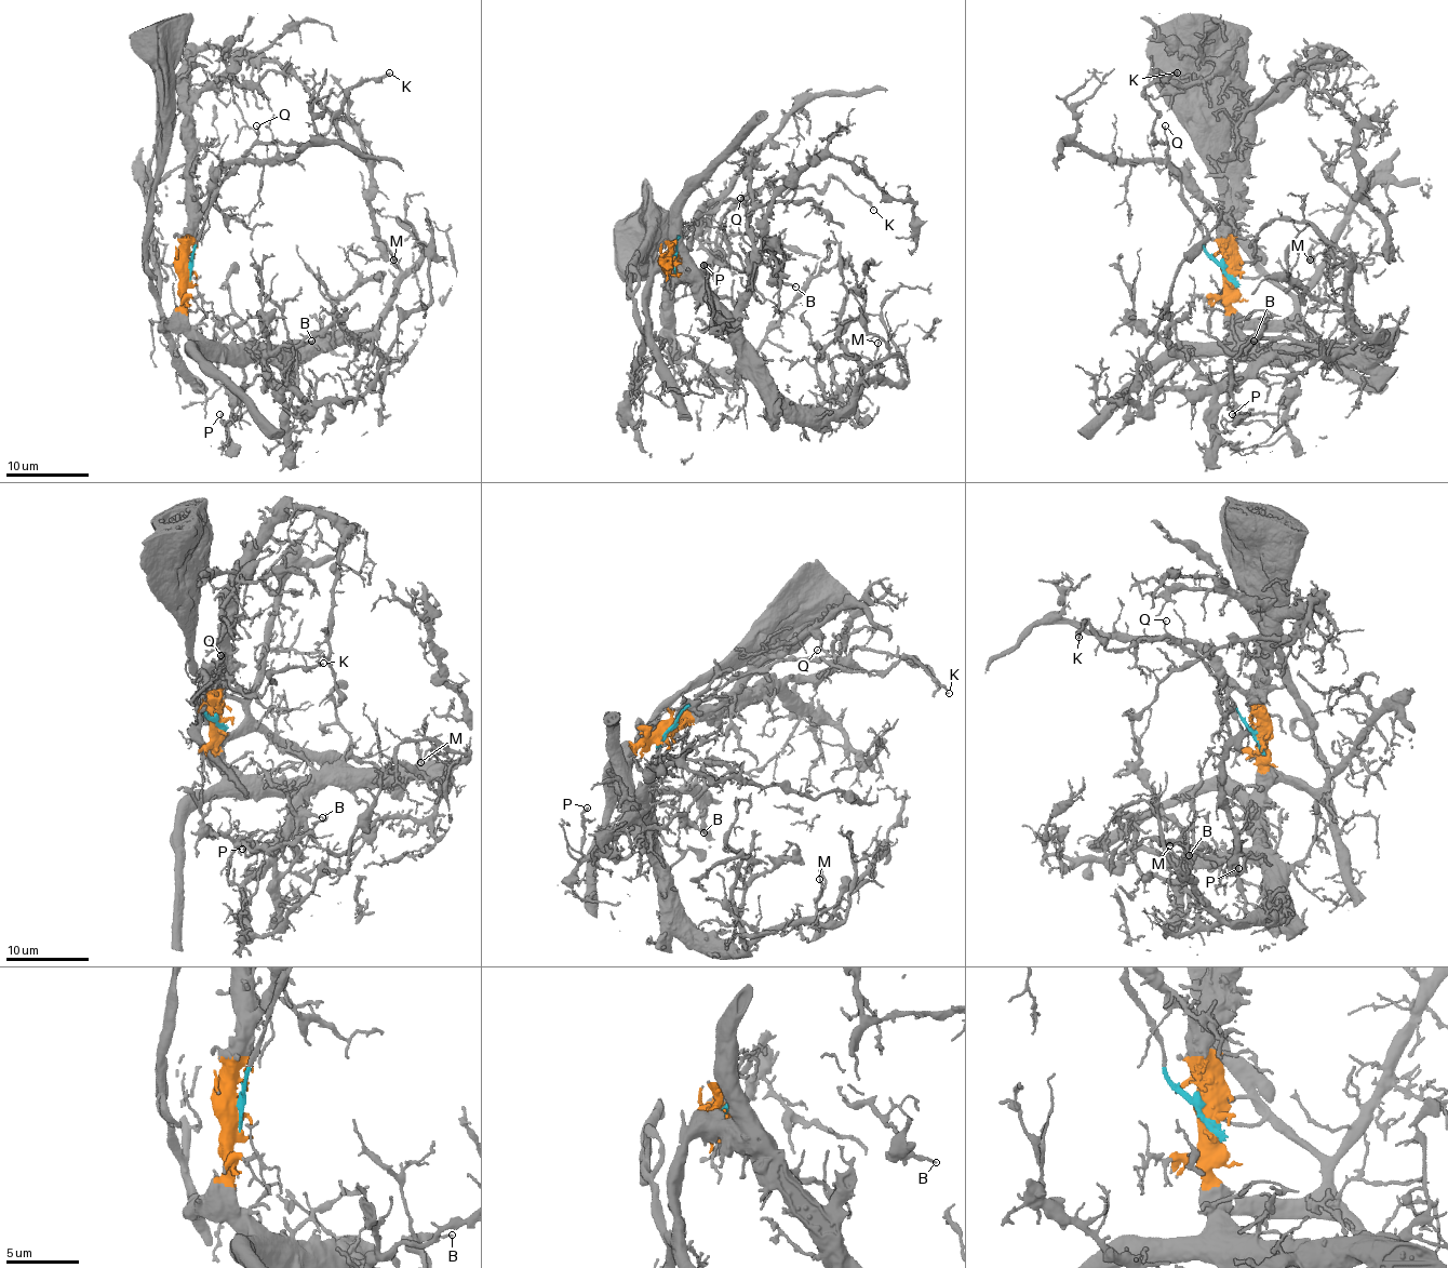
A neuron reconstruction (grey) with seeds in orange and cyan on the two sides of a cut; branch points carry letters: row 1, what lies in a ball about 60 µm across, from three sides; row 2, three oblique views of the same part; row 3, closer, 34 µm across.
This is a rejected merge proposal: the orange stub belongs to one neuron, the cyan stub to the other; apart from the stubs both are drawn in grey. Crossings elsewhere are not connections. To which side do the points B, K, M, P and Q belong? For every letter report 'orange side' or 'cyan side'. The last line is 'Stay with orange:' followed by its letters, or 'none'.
B: orange side
K: cyan side
M: orange side
P: orange side
Q: cyan side
Stay with orange: B, M, P

